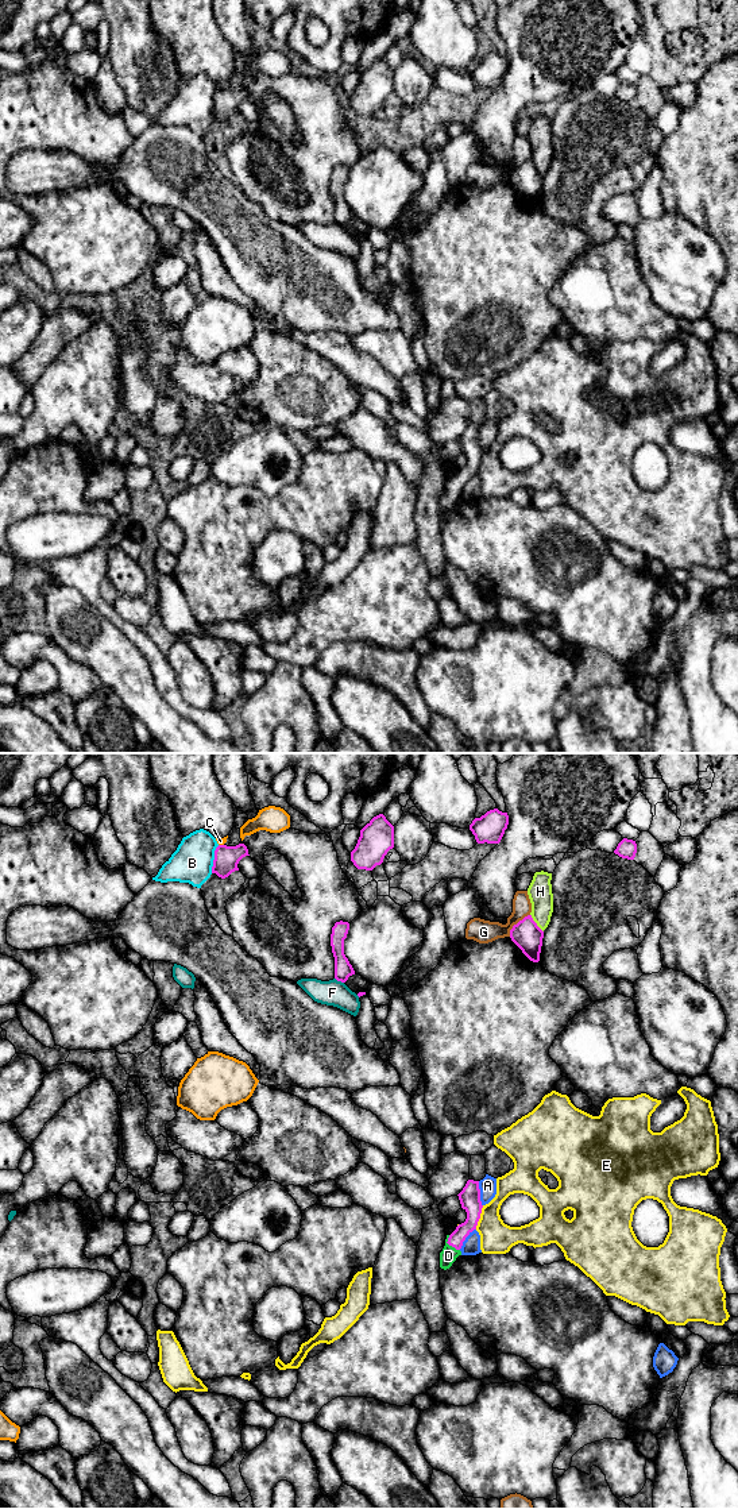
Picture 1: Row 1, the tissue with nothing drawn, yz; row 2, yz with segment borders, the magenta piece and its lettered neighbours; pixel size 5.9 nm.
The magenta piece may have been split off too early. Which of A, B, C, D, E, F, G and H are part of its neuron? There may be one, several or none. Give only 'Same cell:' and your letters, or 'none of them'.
Same cell: D

